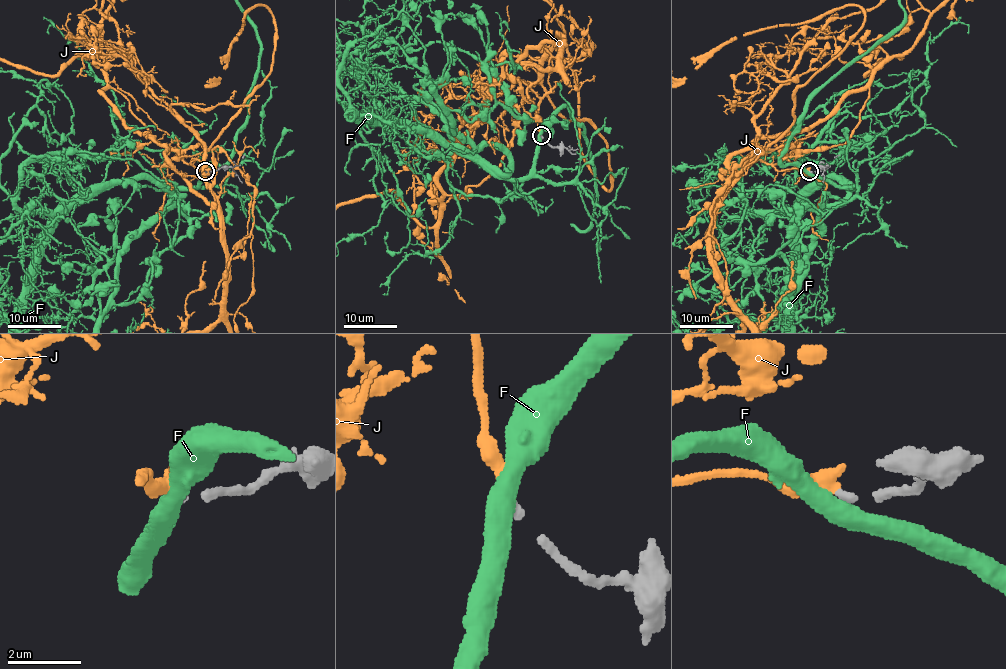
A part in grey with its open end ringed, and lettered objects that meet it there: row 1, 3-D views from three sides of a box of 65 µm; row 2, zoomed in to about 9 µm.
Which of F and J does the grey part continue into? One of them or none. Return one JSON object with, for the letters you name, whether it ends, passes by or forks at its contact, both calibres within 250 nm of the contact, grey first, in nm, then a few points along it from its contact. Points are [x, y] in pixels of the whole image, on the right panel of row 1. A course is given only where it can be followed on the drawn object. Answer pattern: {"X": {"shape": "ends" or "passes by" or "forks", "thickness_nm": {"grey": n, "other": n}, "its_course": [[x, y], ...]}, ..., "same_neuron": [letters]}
{"J": {"shape": "ends", "thickness_nm": {"grey": 180, "other": 440}, "its_course": [[809, 171], [753, 158], [792, 123], [793, 93], [861, 26], [858, 6], [747, 32], [682, 81]]}, "same_neuron": ["J"]}

